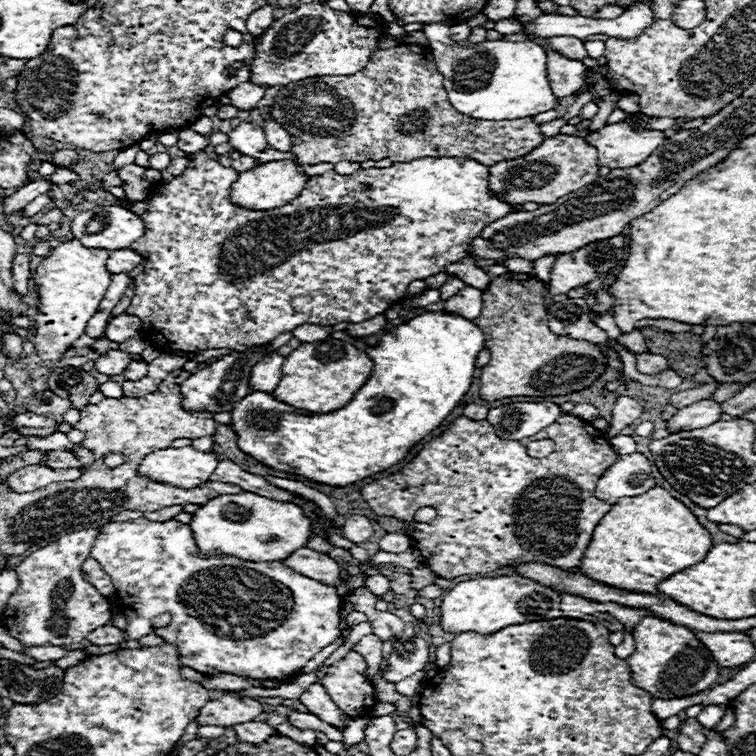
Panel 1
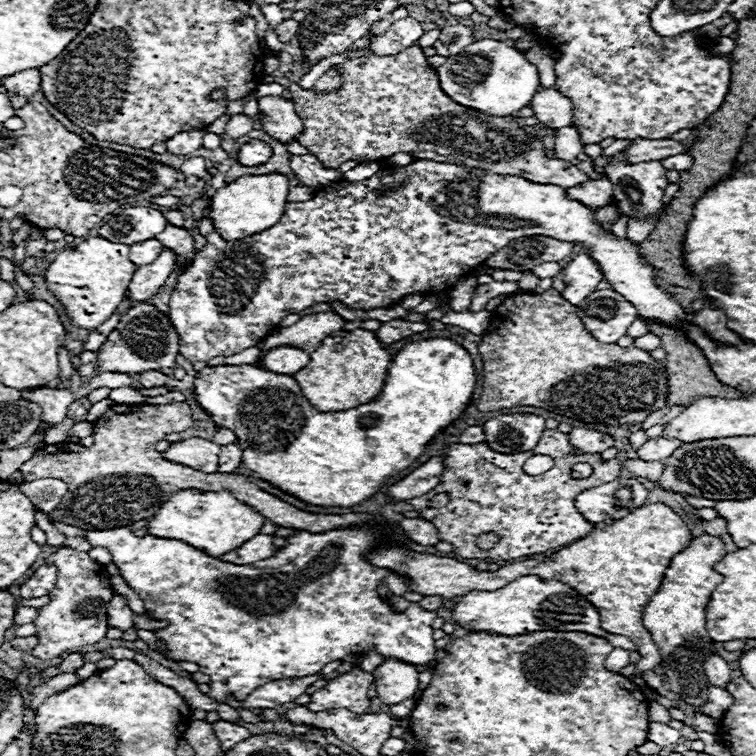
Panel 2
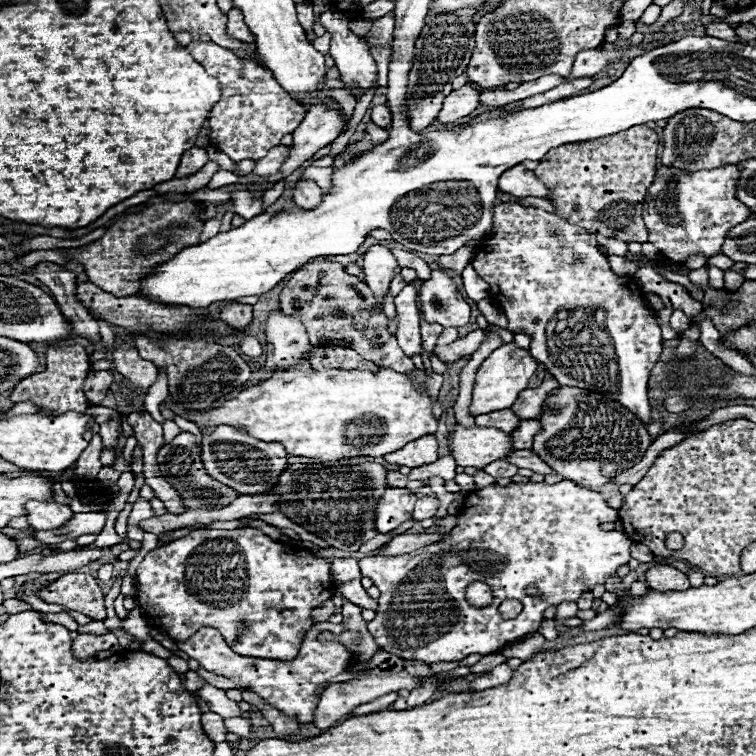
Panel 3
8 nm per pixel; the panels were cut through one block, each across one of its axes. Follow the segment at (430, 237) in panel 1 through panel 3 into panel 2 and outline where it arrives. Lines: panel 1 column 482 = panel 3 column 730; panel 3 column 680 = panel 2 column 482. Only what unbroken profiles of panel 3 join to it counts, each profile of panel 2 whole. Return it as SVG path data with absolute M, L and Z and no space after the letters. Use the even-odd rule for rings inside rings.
M414 160L408 166L398 166L392 170L378 170L372 178L362 180L362 182L348 182L348 180L340 180L340 182L330 182L324 188L318 188L318 192L314 194L314 198L306 200L306 202L288 202L284 216L280 222L276 222L272 228L258 232L256 236L250 236L250 242L226 242L218 230L212 230L210 234L206 234L206 246L202 250L196 250L194 260L184 268L184 272L178 276L176 282L176 292L172 292L170 298L170 320L172 326L176 328L176 334L180 336L180 354L190 360L190 362L198 362L198 360L210 360L214 356L232 356L238 354L250 346L256 346L268 332L272 332L274 328L278 328L280 320L288 314L298 314L304 308L310 308L314 304L322 304L322 302L342 302L348 308L356 308L356 310L374 310L374 308L388 308L394 306L396 302L400 302L404 296L408 294L436 294L442 292L446 288L450 288L454 282L458 282L462 276L466 276L474 266L482 264L490 254L494 254L496 250L508 246L512 240L522 238L522 236L550 236L562 242L576 242L584 248L590 250L590 256L594 260L598 260L604 278L612 284L612 288L616 292L620 292L622 296L626 296L636 310L640 312L642 318L646 320L660 320L664 324L676 324L684 320L684 312L678 306L678 302L674 302L666 292L662 292L654 278L652 278L652 268L640 258L638 254L638 246L628 242L628 240L618 240L614 238L612 232L604 230L602 226L598 226L594 222L594 214L590 208L586 208L580 202L568 200L564 188L560 186L552 186L552 184L536 184L530 180L524 180L520 176L500 176L500 174L492 174L480 168L468 168L468 166L458 166L458 164L446 164L446 162L434 162L434 160Z

